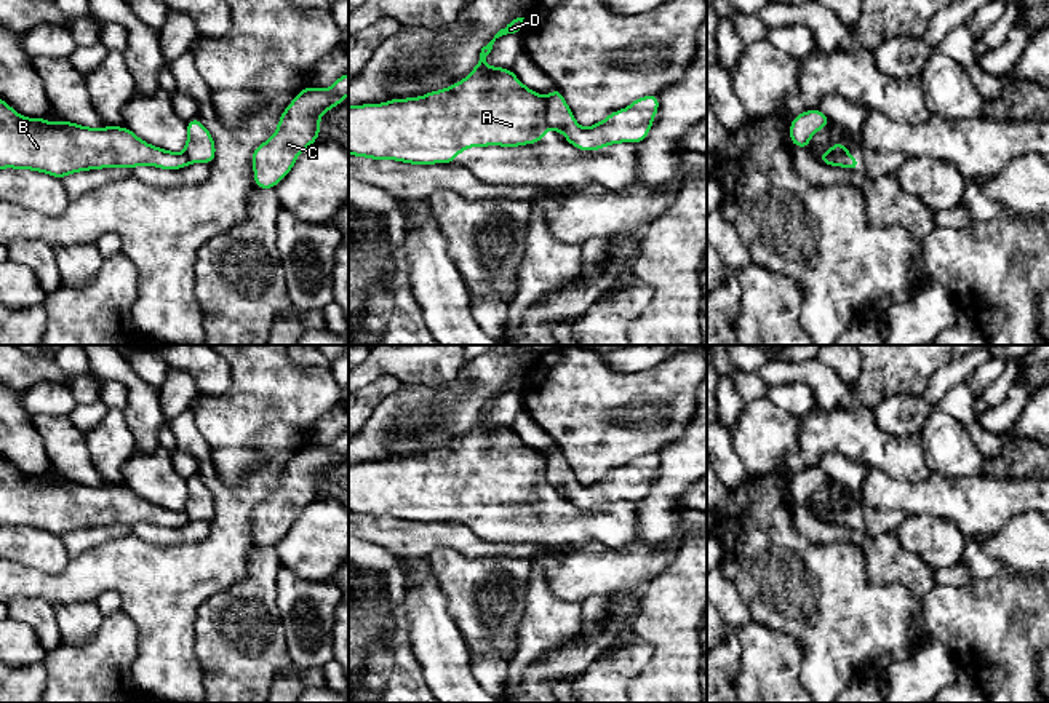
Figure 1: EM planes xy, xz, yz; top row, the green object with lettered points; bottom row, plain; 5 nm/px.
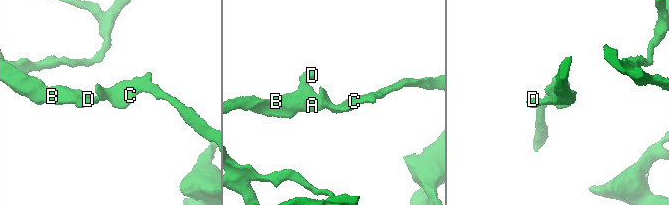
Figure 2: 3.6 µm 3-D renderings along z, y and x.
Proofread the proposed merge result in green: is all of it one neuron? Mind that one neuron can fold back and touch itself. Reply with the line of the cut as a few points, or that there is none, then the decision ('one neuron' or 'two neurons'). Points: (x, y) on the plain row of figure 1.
cut in xz along (544, 457), (546, 481), (549, 484); two neurons

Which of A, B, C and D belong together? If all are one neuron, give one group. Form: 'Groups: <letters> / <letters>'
Groups: A B D / C

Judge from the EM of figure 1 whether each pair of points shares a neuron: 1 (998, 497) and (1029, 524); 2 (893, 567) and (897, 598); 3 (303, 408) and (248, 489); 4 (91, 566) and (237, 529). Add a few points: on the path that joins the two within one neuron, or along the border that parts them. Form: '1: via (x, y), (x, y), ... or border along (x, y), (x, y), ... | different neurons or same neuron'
1: border along (1032, 510), (1013, 516), (987, 536) | different neurons
2: border along (864, 563), (873, 583), (901, 583), (921, 604) | different neurons
3: border along (279, 422), (306, 428) | different neurons
4: via (128, 566), (200, 566) | same neuron

